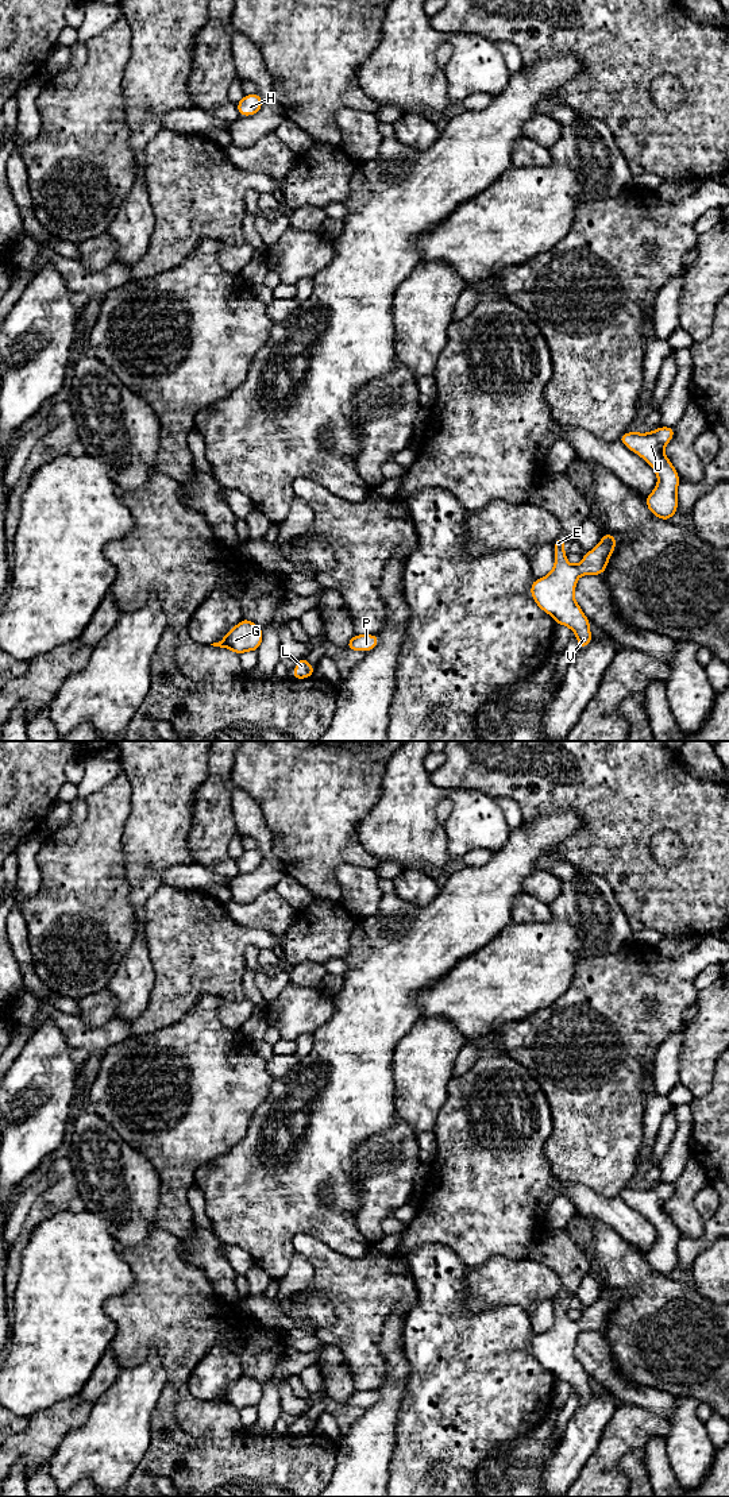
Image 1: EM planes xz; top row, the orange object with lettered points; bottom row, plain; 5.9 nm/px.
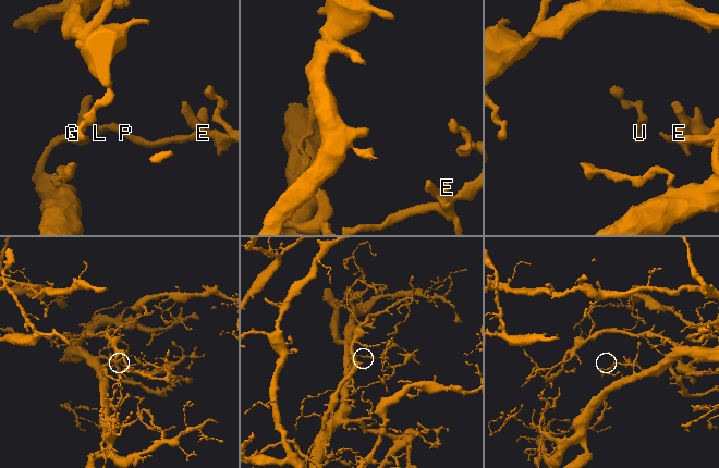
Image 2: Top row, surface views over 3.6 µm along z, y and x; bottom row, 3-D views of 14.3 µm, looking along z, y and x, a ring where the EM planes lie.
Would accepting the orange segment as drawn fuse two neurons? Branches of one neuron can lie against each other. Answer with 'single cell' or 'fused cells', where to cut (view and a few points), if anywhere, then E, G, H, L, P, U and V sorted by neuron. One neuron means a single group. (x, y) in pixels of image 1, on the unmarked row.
single cell; no cut; E G H L P U V

